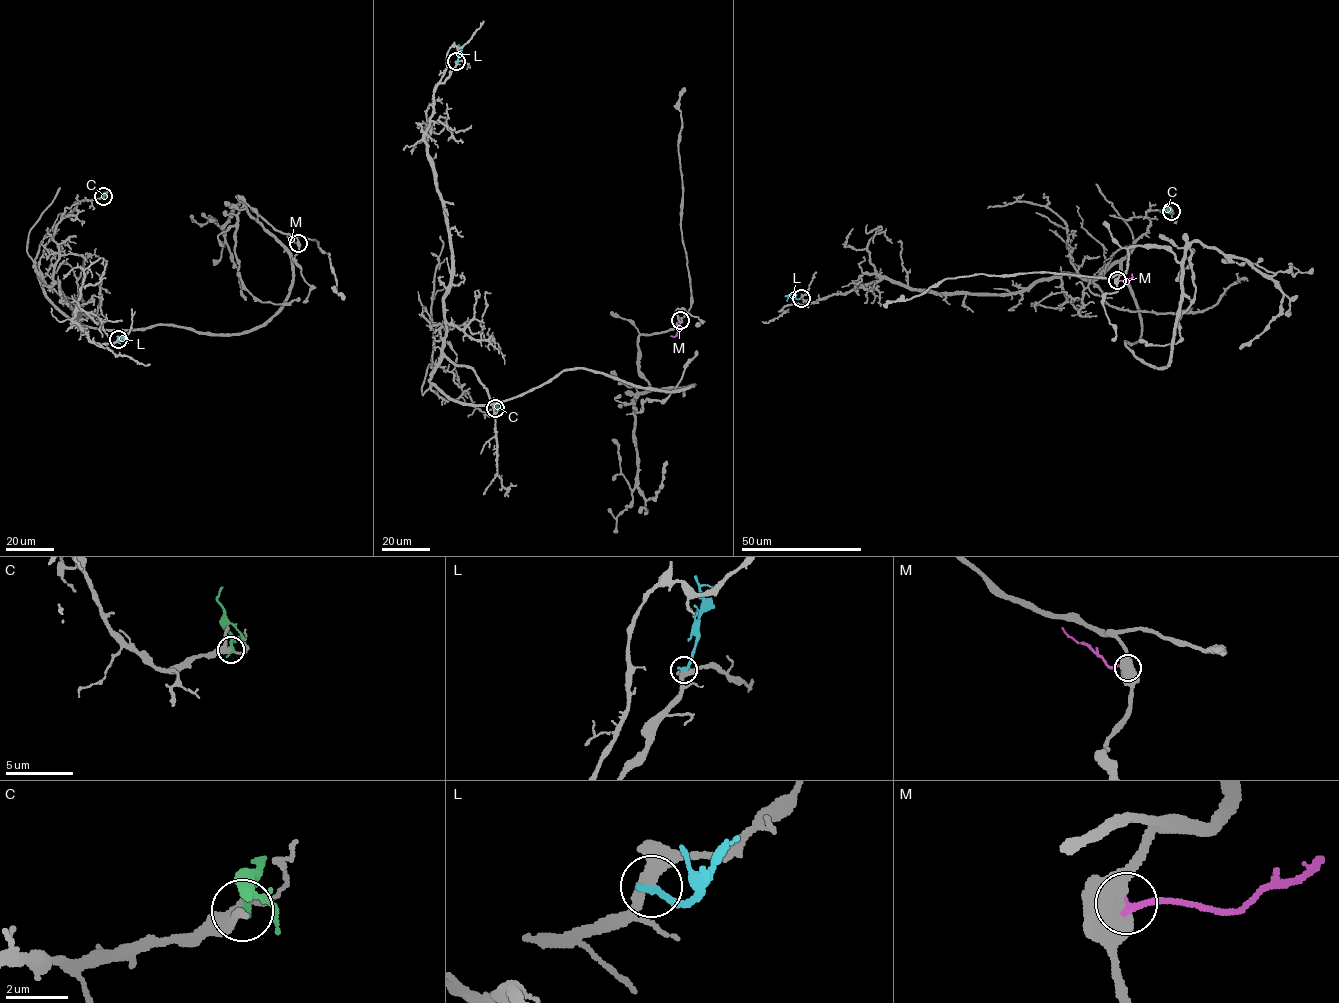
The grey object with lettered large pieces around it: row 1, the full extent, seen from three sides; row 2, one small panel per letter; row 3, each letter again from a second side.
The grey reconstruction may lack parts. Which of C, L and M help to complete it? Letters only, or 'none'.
L

